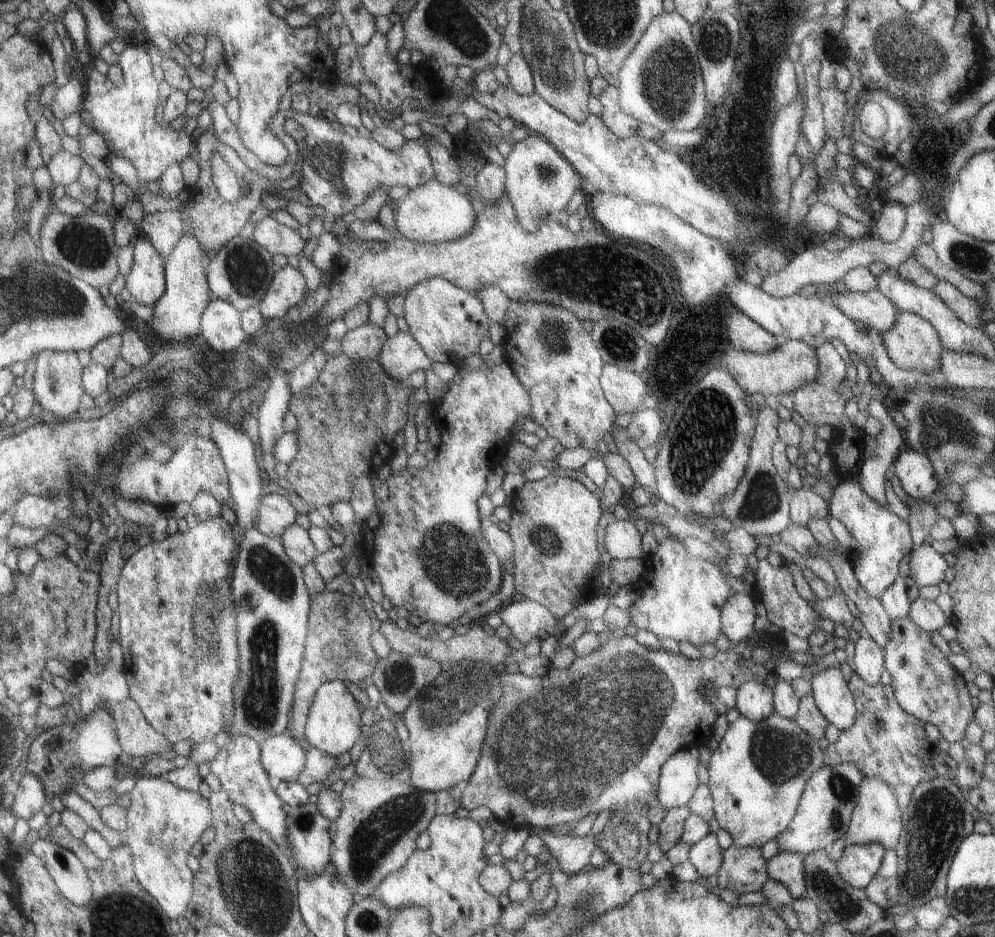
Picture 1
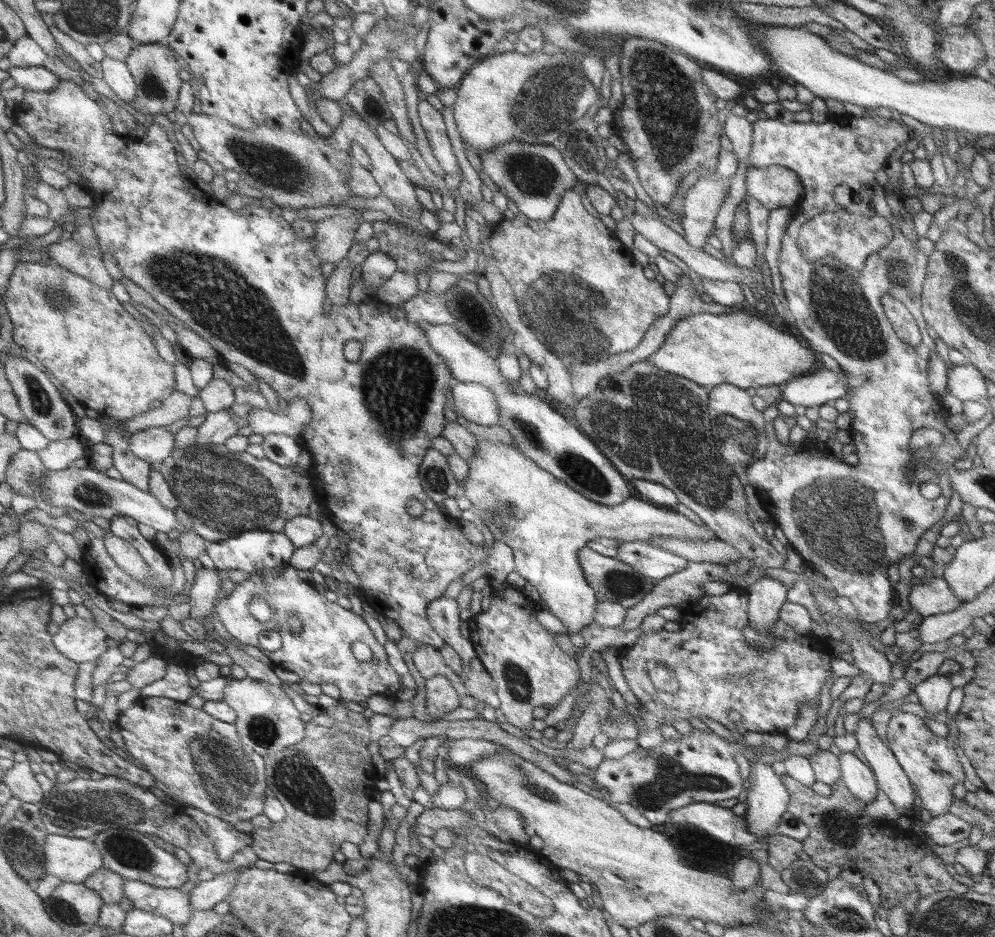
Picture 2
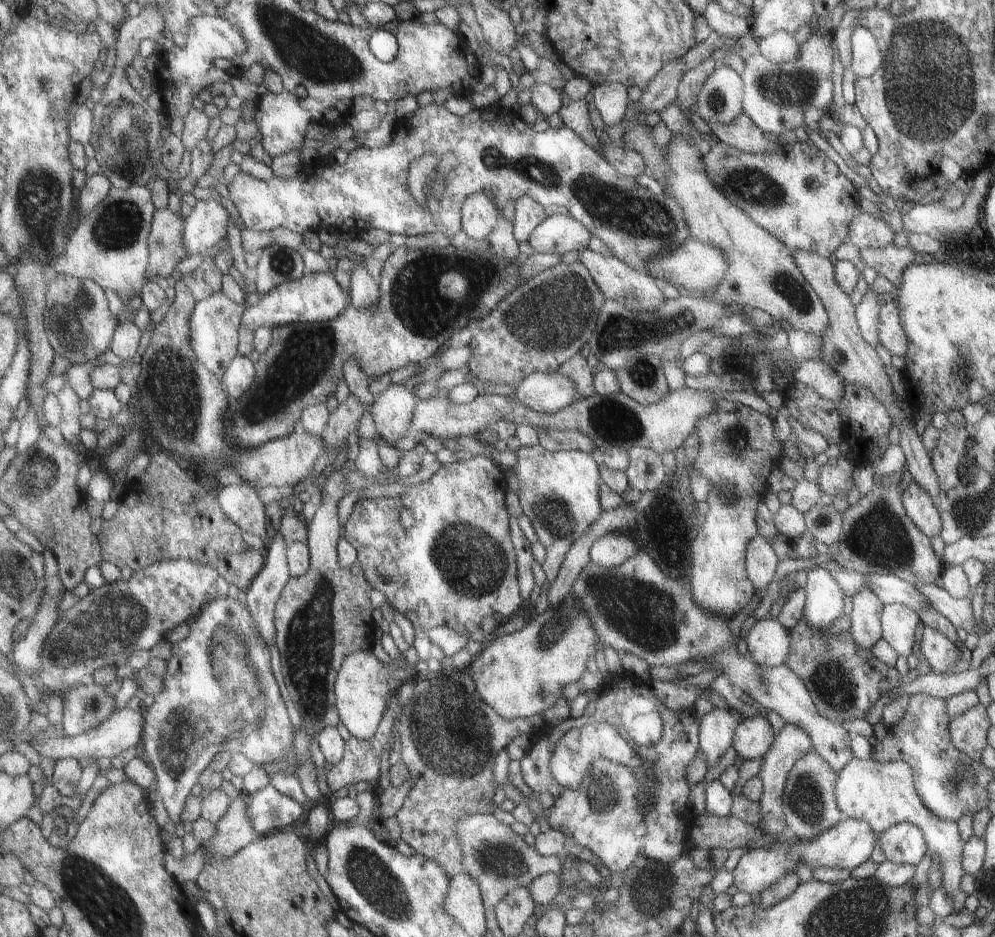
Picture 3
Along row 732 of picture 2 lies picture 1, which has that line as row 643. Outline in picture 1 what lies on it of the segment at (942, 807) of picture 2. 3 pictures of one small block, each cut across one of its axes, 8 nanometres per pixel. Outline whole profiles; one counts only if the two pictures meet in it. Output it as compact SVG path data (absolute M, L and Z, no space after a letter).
M907 615L891 620L887 642L882 646L884 669L890 674L890 685L900 709L917 720L935 725L942 738L949 744L957 743L964 736L966 724L974 716L971 697L967 693L966 683L961 673L958 673L949 664L948 658L943 655L943 652L931 643L930 634L927 631L922 631Z

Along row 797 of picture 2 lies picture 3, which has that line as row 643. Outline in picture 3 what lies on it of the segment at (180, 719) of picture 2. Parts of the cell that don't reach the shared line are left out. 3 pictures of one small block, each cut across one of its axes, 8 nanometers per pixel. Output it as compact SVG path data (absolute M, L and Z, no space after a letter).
M226 596L225 598L213 598L213 600L205 606L205 610L201 610L200 616L193 618L193 620L189 621L188 624L191 628L189 628L189 634L187 634L187 637L168 646L172 650L172 653L170 654L170 659L167 661L165 688L163 688L157 696L154 696L154 703L144 710L145 734L143 734L143 738L141 738L138 747L139 757L153 767L153 770L157 772L157 778L159 778L159 780L157 780L156 790L156 793L158 794L157 799L162 801L166 810L165 814L168 816L167 824L164 824L163 826L164 830L171 834L171 836L176 836L175 826L179 823L183 826L183 820L181 820L181 817L184 816L185 806L188 805L188 800L192 797L191 788L193 788L195 784L200 783L201 774L209 768L209 765L213 762L213 758L215 758L217 754L224 753L225 751L243 752L257 765L267 764L267 762L283 762L283 760L287 760L289 764L293 764L293 766L297 768L298 779L300 780L301 786L308 798L313 800L313 802L316 802L316 804L328 801L321 794L321 790L319 790L317 768L312 759L306 760L303 764L297 762L297 752L295 752L295 742L293 742L296 730L294 729L293 724L291 724L291 716L289 716L289 710L287 710L287 706L285 706L285 700L281 697L284 694L281 688L280 676L277 671L276 651L271 649L268 643L265 642L263 636L261 636L261 631L257 628L257 623L253 618L252 612L247 607L245 608L239 600L231 598L231 596Z

